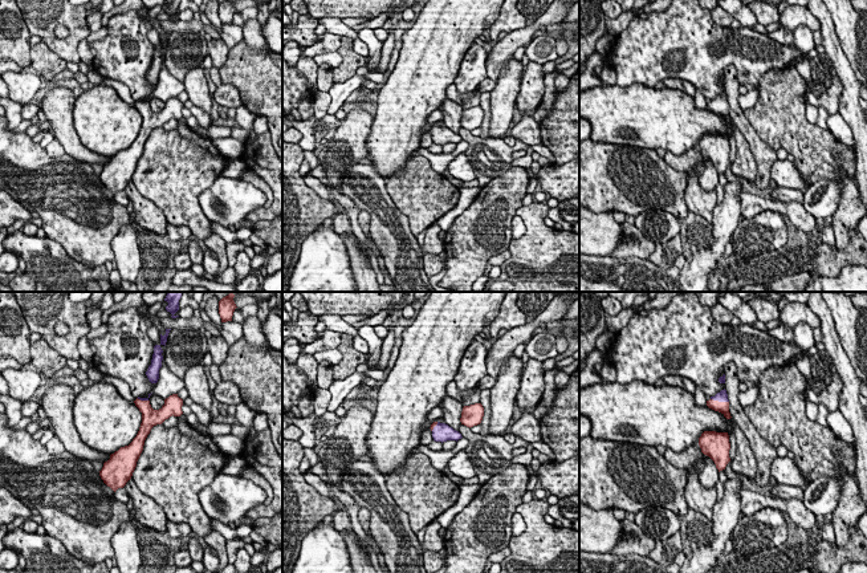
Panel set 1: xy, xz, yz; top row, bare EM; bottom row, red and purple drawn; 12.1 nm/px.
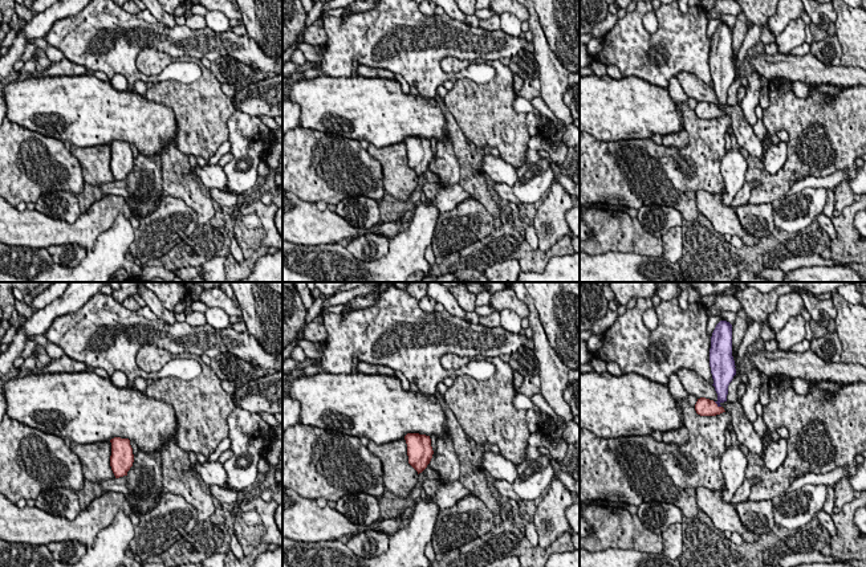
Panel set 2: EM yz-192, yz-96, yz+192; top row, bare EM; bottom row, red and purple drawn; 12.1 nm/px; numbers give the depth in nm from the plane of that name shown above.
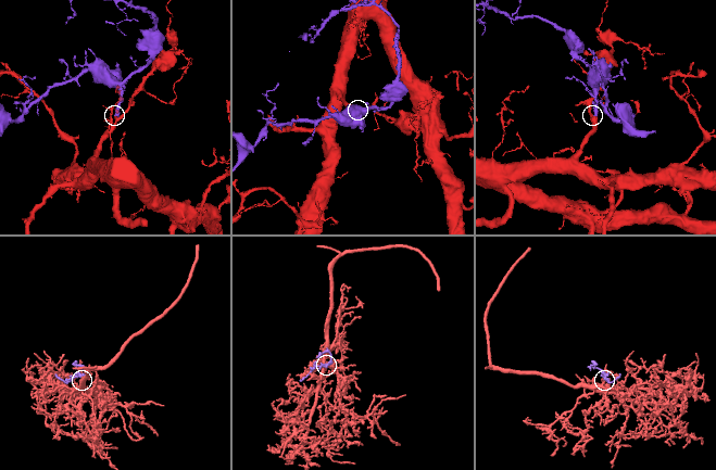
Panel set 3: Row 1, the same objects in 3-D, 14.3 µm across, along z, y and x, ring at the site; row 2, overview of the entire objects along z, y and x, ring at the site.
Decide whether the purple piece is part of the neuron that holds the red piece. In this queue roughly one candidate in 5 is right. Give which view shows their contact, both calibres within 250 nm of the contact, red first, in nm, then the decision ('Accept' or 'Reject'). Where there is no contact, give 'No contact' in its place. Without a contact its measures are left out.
Touches red in yz. Thickness 140 nm (red) against 130 nm. Accept

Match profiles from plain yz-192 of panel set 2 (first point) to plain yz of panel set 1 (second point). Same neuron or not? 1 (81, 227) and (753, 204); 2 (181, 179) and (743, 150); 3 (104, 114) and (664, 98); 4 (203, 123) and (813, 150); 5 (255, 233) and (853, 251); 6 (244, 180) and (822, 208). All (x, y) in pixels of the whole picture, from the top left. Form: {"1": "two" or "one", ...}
{"1": "two", "2": "two", "3": "one", "4": "one", "5": "two", "6": "one"}

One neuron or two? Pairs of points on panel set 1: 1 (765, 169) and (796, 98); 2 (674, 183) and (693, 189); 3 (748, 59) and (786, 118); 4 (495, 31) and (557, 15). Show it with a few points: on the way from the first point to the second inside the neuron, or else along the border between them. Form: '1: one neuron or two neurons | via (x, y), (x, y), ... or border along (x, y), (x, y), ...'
1: two neurons | border along (752, 126), (765, 142), (776, 149)
2: two neurons | border along (666, 162), (687, 174), (684, 203), (690, 210)
3: two neurons | border along (777, 69), (769, 69), (757, 80)
4: two neurons | border along (526, 25), (507, 33)

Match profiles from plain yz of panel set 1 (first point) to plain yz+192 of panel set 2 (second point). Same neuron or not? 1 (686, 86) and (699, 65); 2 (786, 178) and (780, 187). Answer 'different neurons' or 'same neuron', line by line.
1: different neurons
2: different neurons

